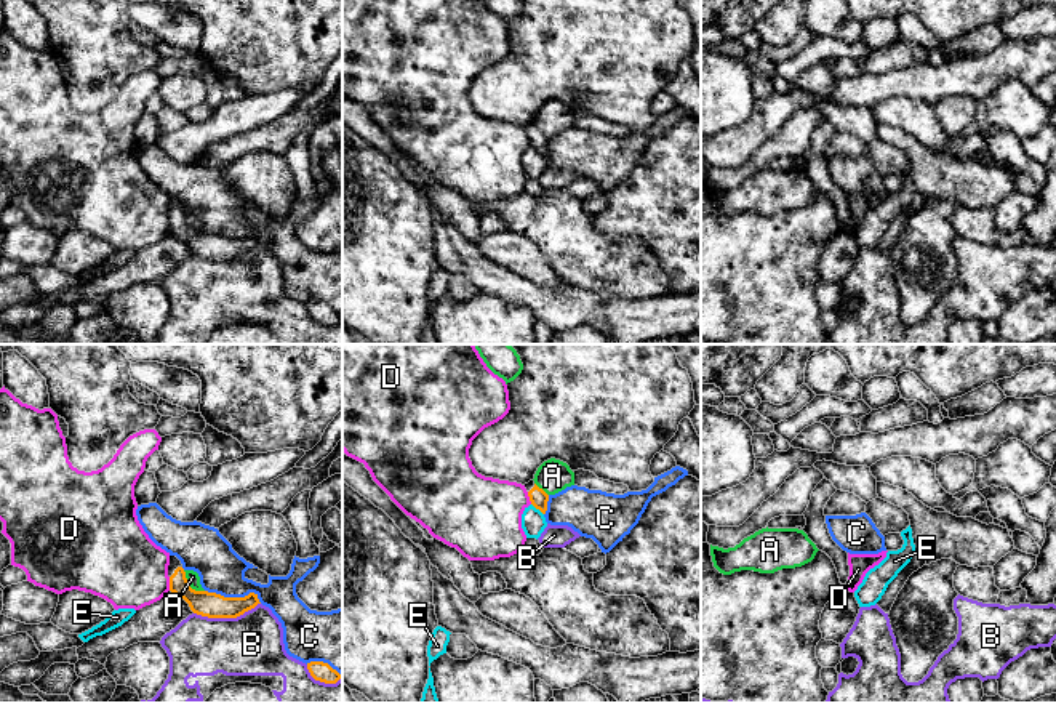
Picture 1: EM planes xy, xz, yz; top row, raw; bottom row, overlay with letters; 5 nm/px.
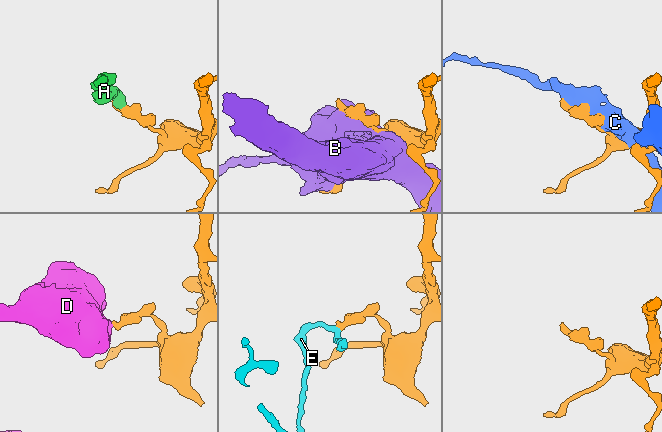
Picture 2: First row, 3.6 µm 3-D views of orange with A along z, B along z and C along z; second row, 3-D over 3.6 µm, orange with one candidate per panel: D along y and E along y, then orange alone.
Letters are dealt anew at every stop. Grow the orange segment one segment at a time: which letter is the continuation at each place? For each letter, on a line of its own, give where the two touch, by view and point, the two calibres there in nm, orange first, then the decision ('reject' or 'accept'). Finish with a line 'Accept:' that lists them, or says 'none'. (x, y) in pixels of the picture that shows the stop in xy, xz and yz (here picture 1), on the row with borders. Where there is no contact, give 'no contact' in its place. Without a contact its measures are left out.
A: xy (189, 585) | 130/70 nm | reject
B: xy (226, 617) | 130/320 nm | reject
C: xy (234, 598) | 130/240 nm | reject
D: xy (170, 583) | 130/380 nm | reject
E: xz (538, 508) | 90/130 nm | reject
Accept: none

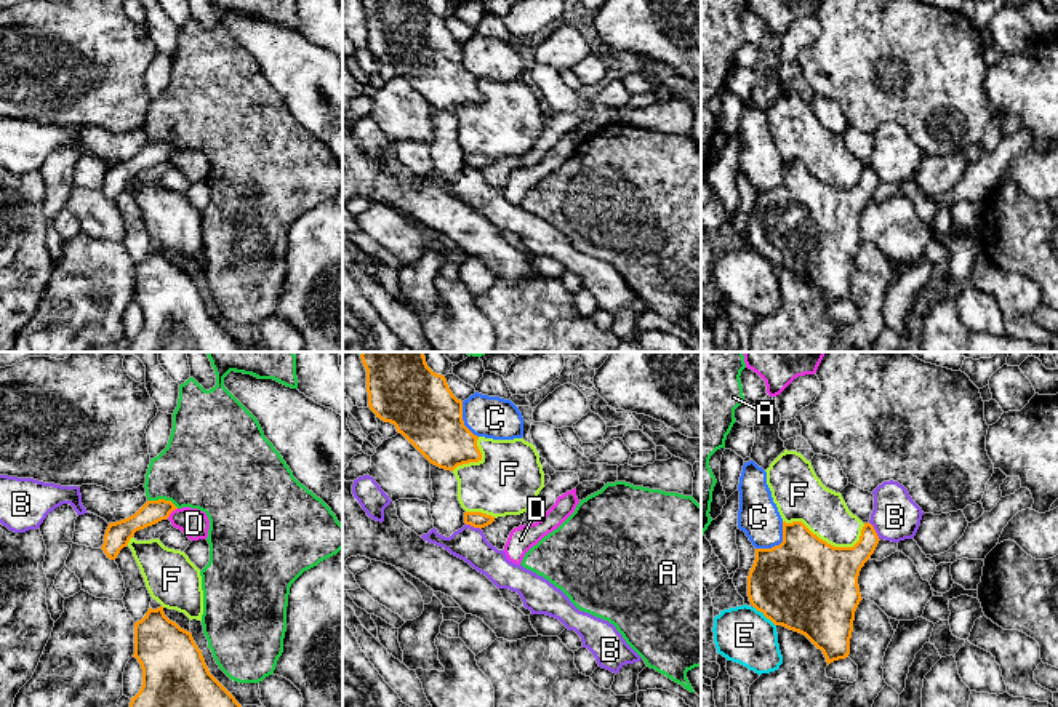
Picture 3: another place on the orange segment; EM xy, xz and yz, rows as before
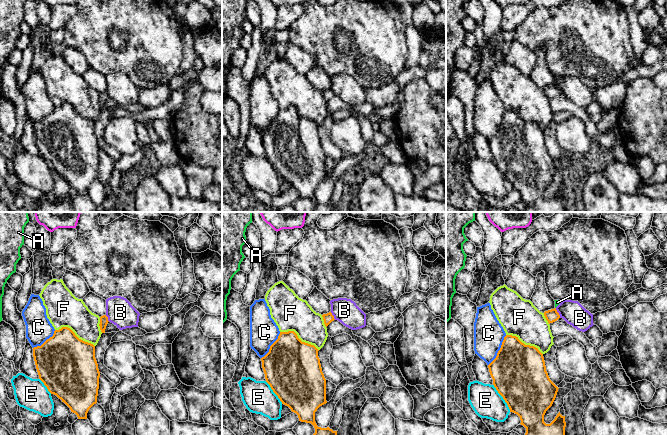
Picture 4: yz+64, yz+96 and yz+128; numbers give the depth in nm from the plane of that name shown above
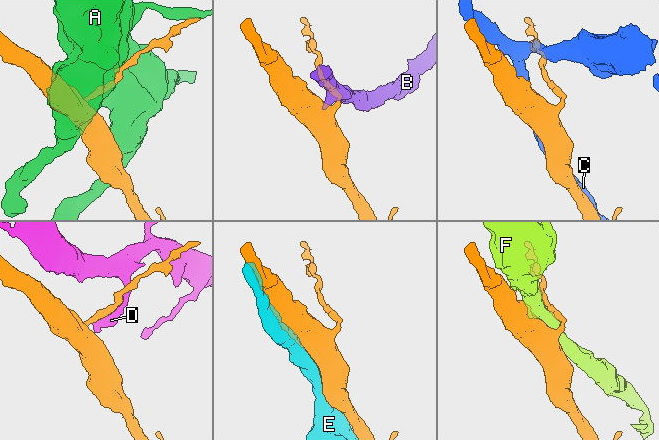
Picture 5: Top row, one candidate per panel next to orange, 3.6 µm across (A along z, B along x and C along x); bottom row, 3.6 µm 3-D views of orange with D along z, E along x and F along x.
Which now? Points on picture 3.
A: xy (164, 499) | 120/420 nm | reject
B: yz (874, 531) | 200/240 nm | reject
C: yz (780, 544) | 480/200 nm | reject
D: xy (172, 511) | 120/150 nm | reject
E: yz (765, 616) | 480/280 nm | reject
F: yz (826, 543) | 480/220 nm | reject
Accept: none

